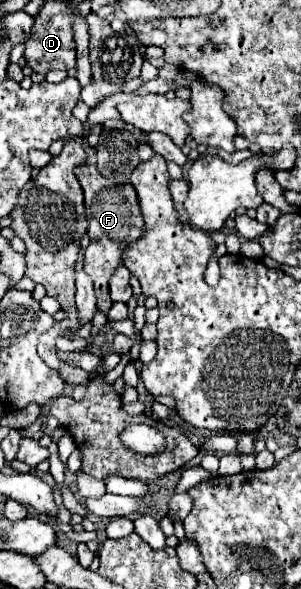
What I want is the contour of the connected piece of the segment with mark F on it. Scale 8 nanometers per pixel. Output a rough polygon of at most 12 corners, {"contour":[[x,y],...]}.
{"contour":[[81,139],[90,245],[84,271],[98,309],[122,253],[146,231],[136,189],[104,185],[96,150]]}

